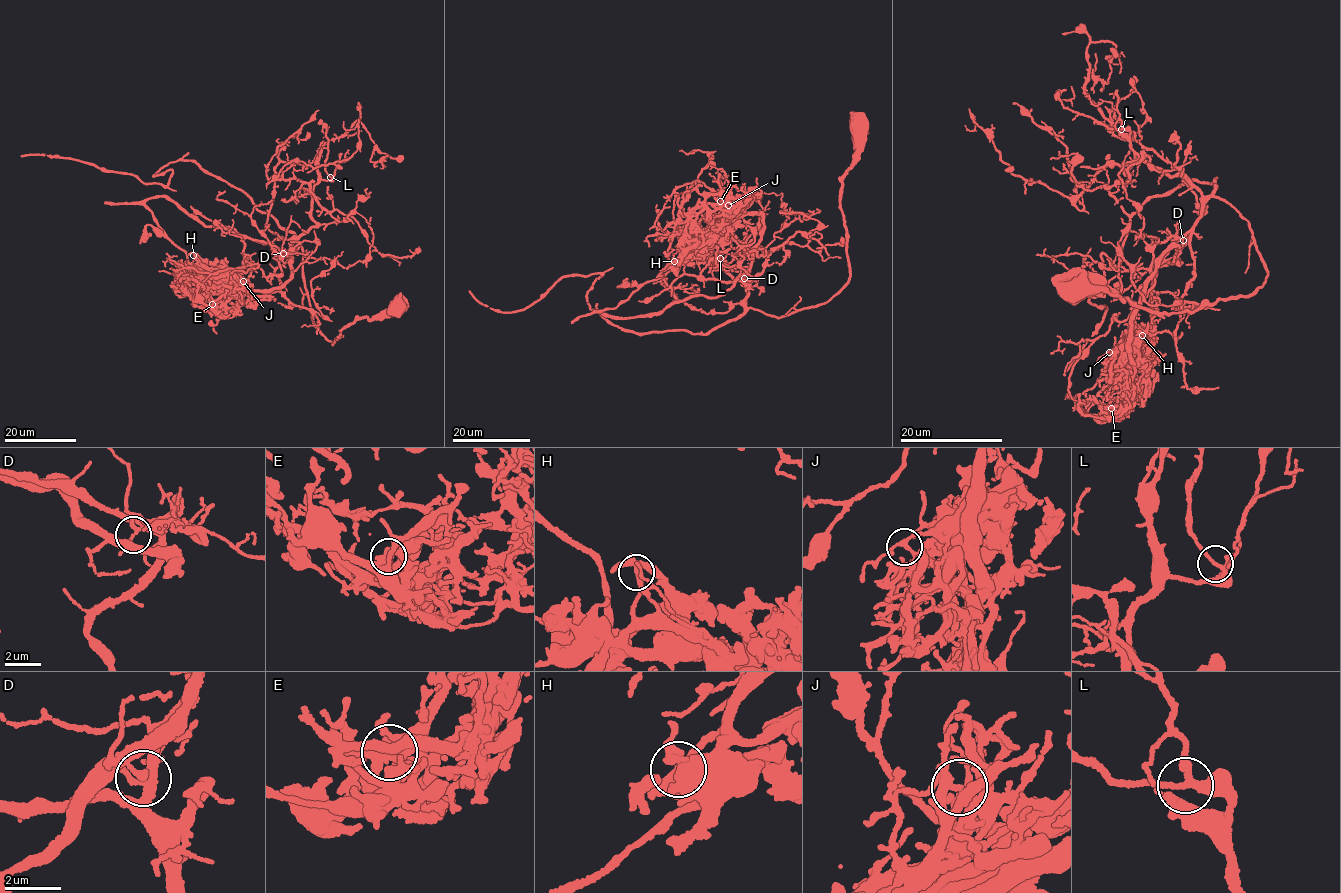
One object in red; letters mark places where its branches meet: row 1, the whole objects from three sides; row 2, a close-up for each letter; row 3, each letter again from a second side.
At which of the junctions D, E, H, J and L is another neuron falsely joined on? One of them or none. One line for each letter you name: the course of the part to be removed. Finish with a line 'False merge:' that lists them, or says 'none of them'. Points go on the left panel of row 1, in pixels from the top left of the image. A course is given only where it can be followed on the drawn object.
D: (284, 253), (231, 228), (209, 227), (159, 195), (145, 204), (164, 234), (148, 224), (140, 243)
False merge: D

